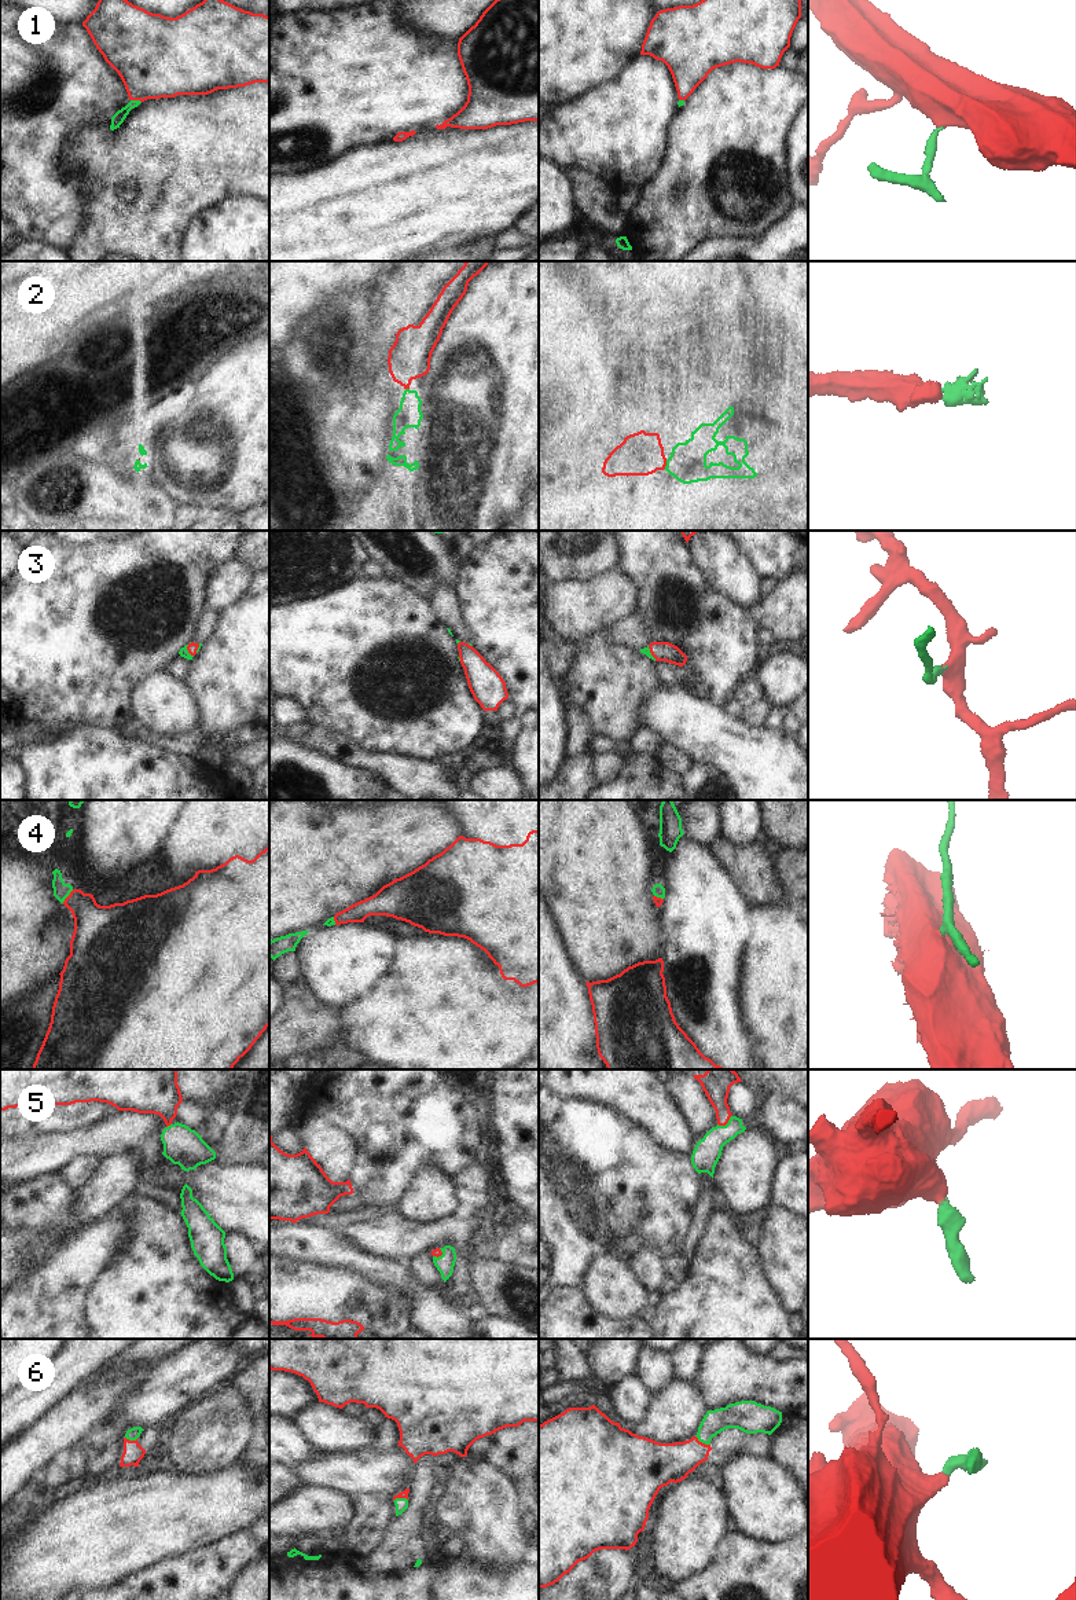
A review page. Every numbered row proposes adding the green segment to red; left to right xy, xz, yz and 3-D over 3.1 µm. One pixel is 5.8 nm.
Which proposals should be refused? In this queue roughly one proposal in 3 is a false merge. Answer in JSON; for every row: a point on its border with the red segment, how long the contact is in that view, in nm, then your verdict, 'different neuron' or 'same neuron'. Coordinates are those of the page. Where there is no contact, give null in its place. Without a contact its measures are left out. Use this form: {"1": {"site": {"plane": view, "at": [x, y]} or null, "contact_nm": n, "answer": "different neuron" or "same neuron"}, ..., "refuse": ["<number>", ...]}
{"1": {"site": {"plane": "xy", "at": [136, 99]}, "contact_nm": 70, "answer": "same neuron"}, "2": {"site": {"plane": "yz", "at": [665, 463]}, "contact_nm": 60, "answer": "same neuron"}, "3": {"site": {"plane": "xy", "at": [187, 649]}, "contact_nm": 90, "answer": "same neuron"}, "4": {"site": {"plane": "xy", "at": [68, 896]}, "contact_nm": 100, "answer": "same neuron"}, "5": {"site": {"plane": "yz", "at": [726, 1123]}, "contact_nm": 110, "answer": "same neuron"}, "6": {"site": {"plane": "yz", "at": [701, 1442]}, "contact_nm": 110, "answer": "same neuron"}, "refuse": []}

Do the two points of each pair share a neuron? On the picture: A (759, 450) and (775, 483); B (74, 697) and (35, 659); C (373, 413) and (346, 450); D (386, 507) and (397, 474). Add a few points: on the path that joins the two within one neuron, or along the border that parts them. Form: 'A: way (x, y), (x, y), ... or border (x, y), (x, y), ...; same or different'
A: border (767, 470), (757, 474); different
B: way (65, 687), (44, 667); same
C: way (370, 422), (357, 435), (356, 440); same
D: way (386, 499), (386, 492), (393, 483); same

